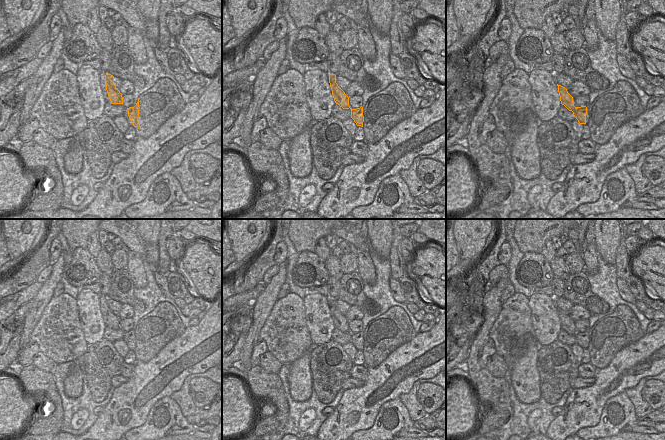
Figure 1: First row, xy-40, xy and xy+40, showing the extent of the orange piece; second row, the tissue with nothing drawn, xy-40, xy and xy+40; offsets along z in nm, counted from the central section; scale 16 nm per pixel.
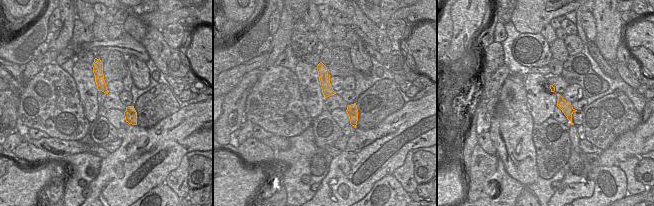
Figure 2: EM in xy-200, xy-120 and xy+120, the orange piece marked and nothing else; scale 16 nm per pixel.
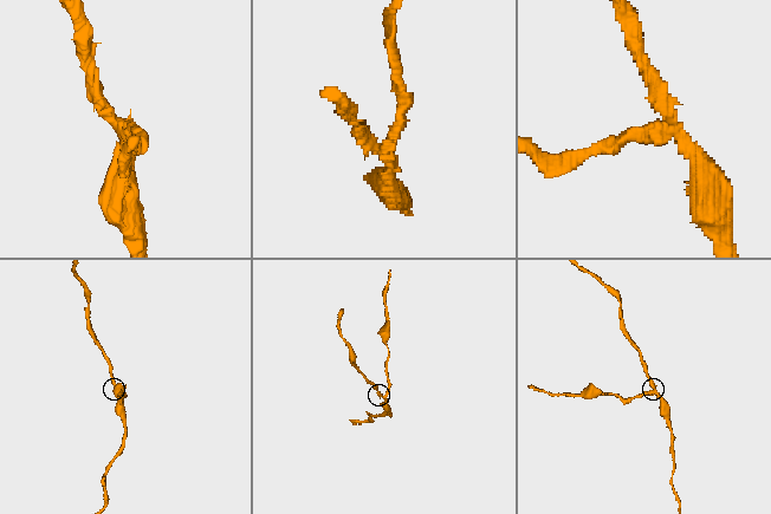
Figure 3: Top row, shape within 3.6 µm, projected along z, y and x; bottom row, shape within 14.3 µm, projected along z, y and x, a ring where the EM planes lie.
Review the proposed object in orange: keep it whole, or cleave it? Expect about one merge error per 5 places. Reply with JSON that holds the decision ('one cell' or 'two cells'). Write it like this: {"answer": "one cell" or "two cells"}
{"answer": "two cells"}

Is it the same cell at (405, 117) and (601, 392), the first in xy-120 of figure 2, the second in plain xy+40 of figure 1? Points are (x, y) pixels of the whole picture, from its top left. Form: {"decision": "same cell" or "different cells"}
{"decision": "same cell"}

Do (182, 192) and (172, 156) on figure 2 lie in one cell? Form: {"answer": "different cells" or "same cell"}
{"answer": "different cells"}

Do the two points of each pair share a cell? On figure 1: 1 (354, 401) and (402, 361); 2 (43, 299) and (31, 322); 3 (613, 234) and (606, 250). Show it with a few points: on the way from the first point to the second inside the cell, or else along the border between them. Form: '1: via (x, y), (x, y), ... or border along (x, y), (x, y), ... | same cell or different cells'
1: via (368, 389), (384, 373), (384, 364), (388, 363) | same cell
2: via (39, 305), (34, 316) | same cell
3: via (609, 238), (606, 246) | same cell

